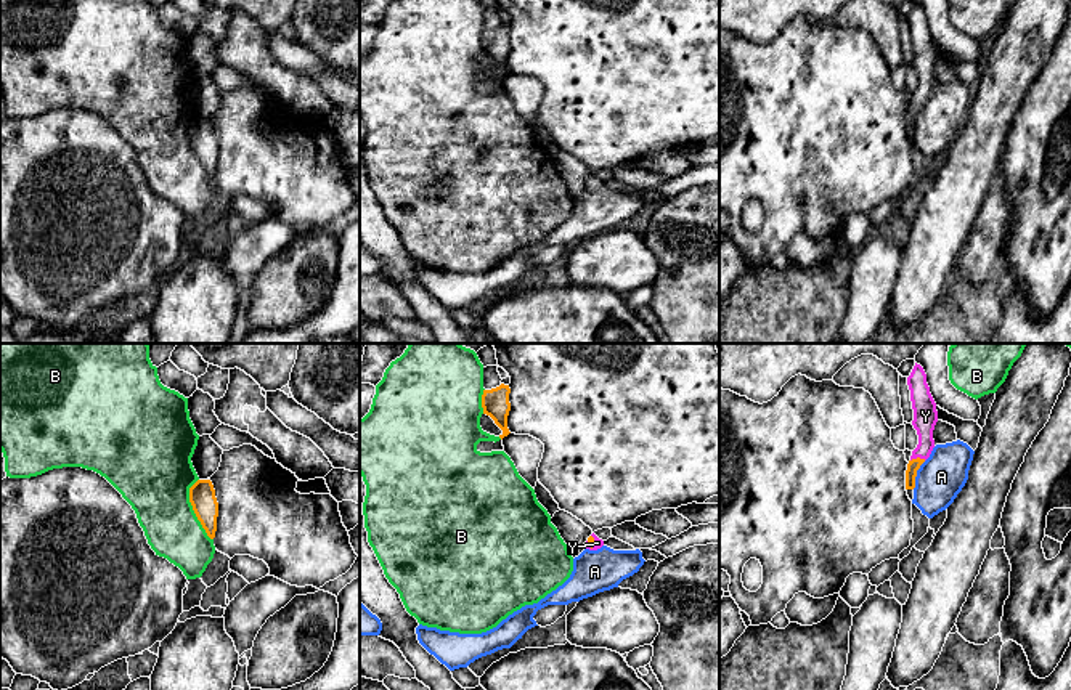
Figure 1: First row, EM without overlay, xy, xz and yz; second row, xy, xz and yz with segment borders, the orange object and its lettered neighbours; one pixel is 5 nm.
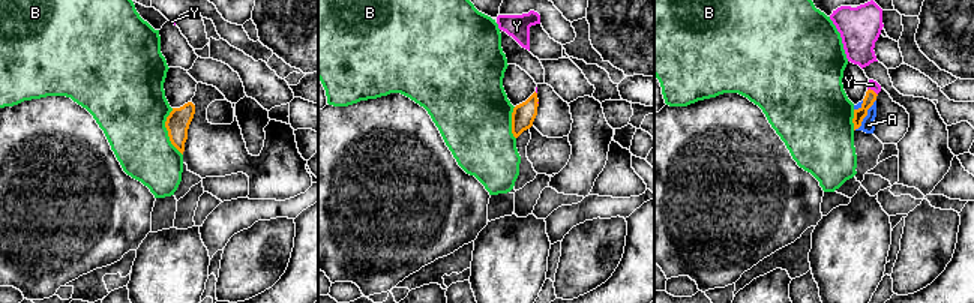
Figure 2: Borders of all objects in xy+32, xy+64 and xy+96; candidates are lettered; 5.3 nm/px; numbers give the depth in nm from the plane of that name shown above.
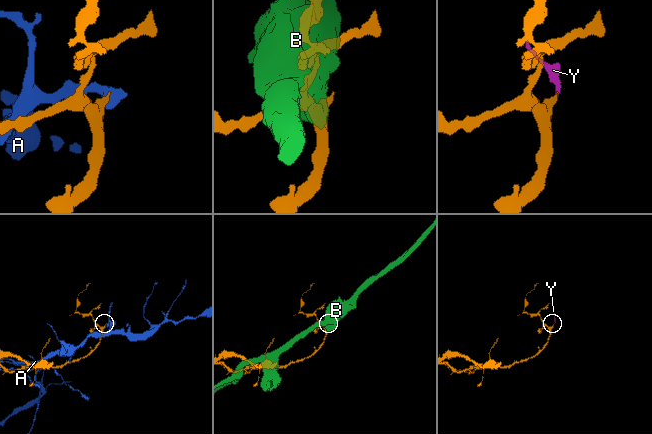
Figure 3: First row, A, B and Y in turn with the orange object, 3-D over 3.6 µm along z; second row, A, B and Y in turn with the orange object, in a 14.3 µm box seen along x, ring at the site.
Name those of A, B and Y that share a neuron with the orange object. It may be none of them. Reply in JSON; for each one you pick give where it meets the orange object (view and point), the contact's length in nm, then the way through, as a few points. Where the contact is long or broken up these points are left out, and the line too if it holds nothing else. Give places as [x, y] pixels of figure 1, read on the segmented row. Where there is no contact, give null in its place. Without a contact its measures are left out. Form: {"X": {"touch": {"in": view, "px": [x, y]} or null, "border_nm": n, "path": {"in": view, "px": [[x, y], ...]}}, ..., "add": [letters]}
{"Y": {"touch": {"in": "yz", "px": [917, 458]}, "border_nm": 80, "path": {"in": "yz", "px": [[914, 464], [917, 458], [925, 446], [925, 416]]}}, "add": ["Y"]}

